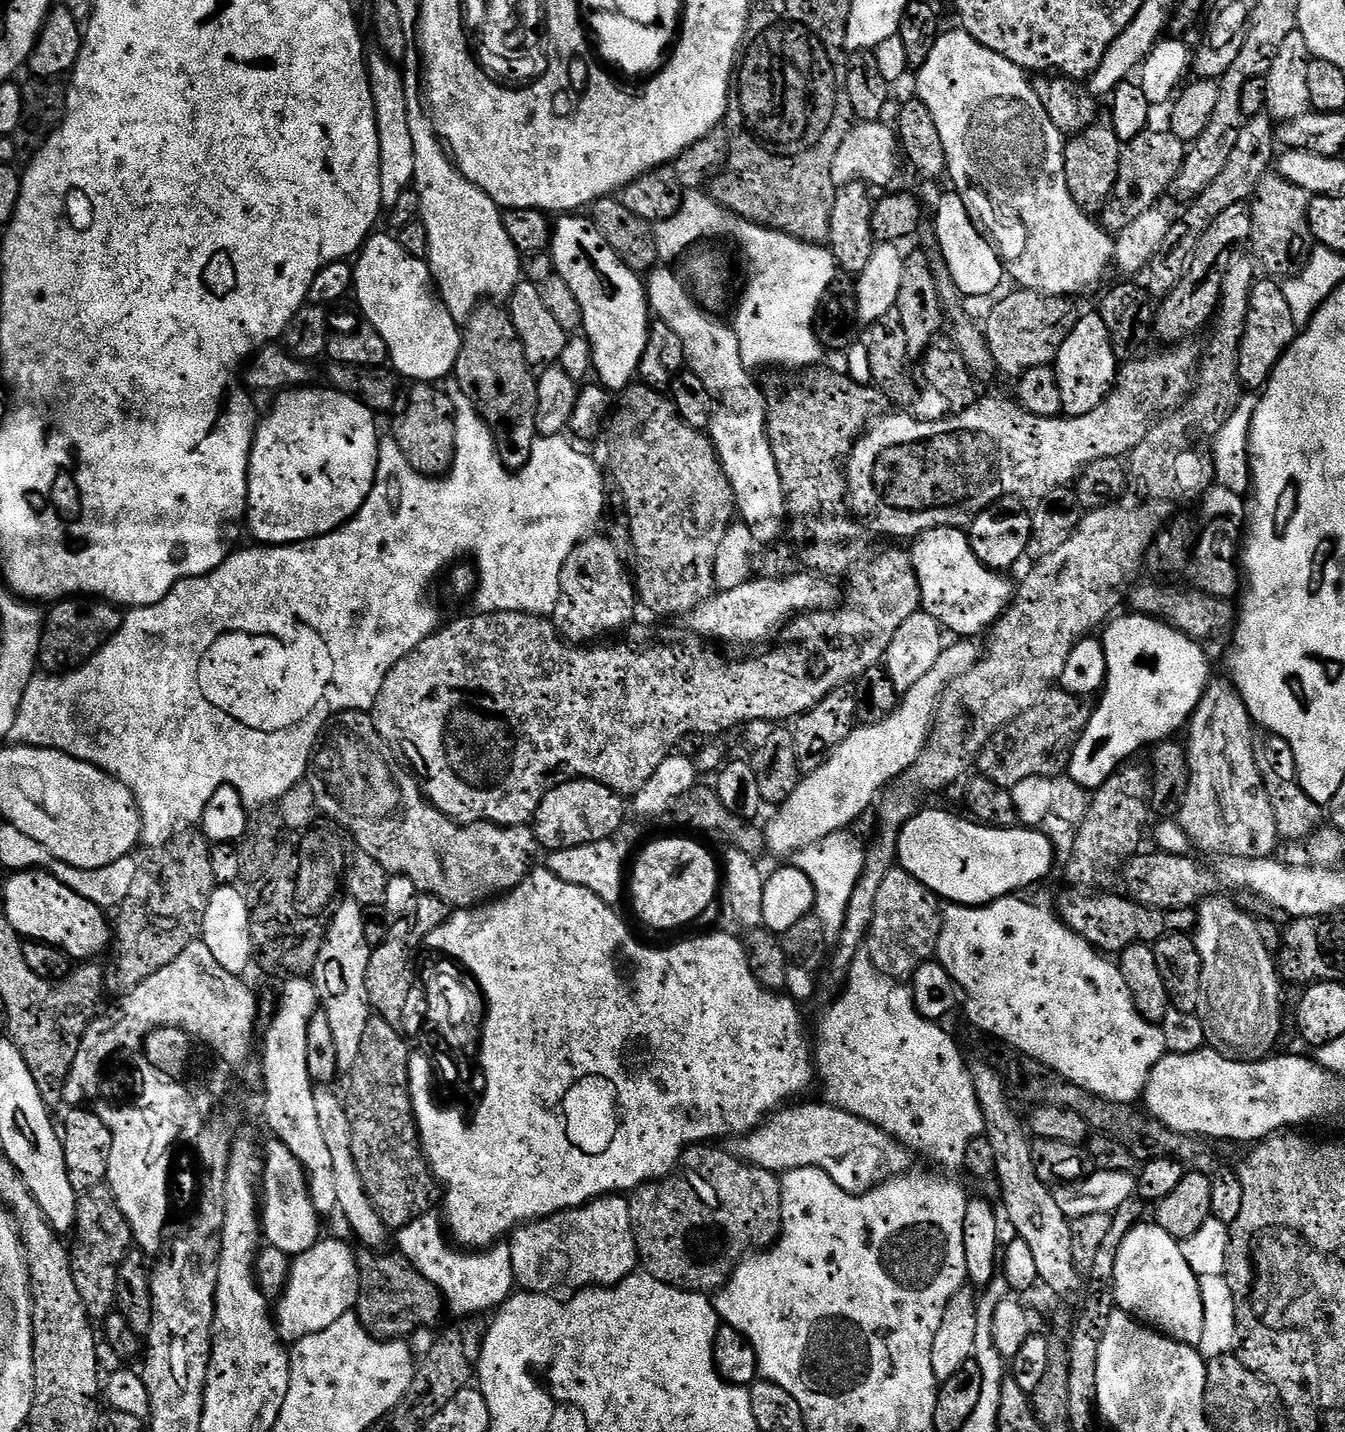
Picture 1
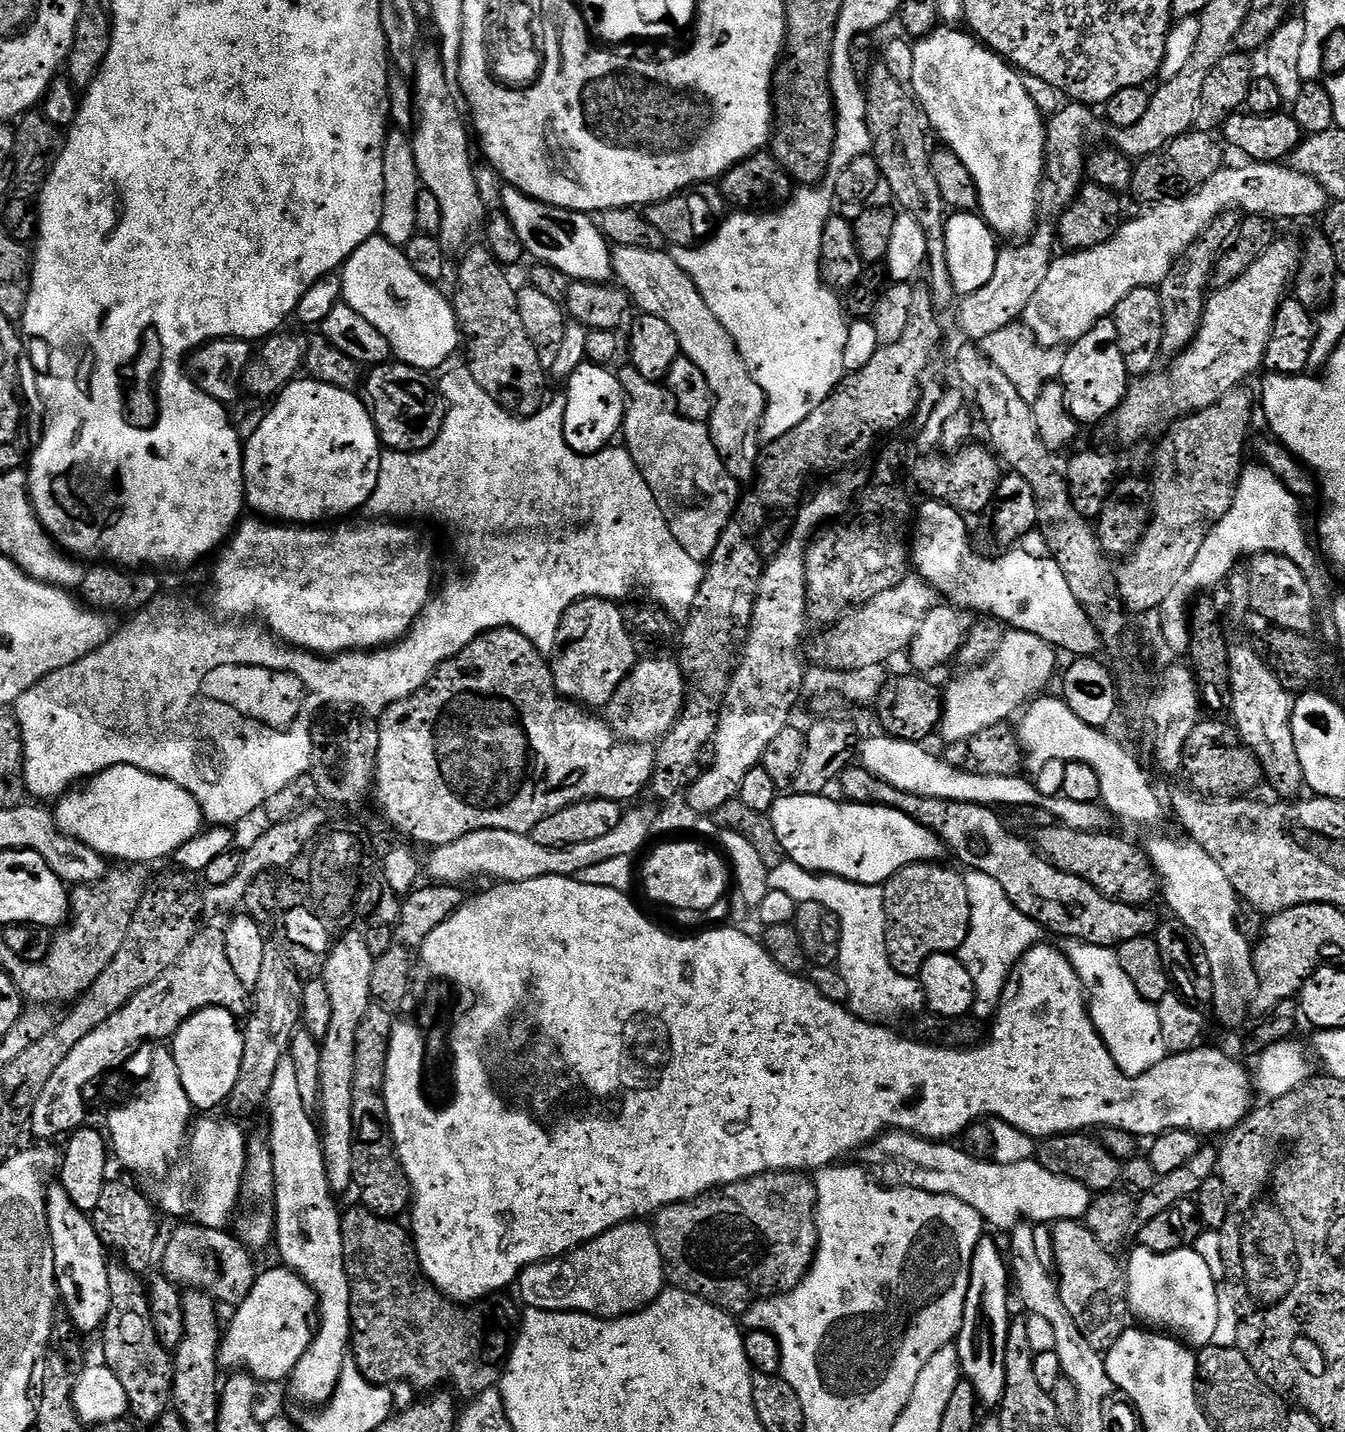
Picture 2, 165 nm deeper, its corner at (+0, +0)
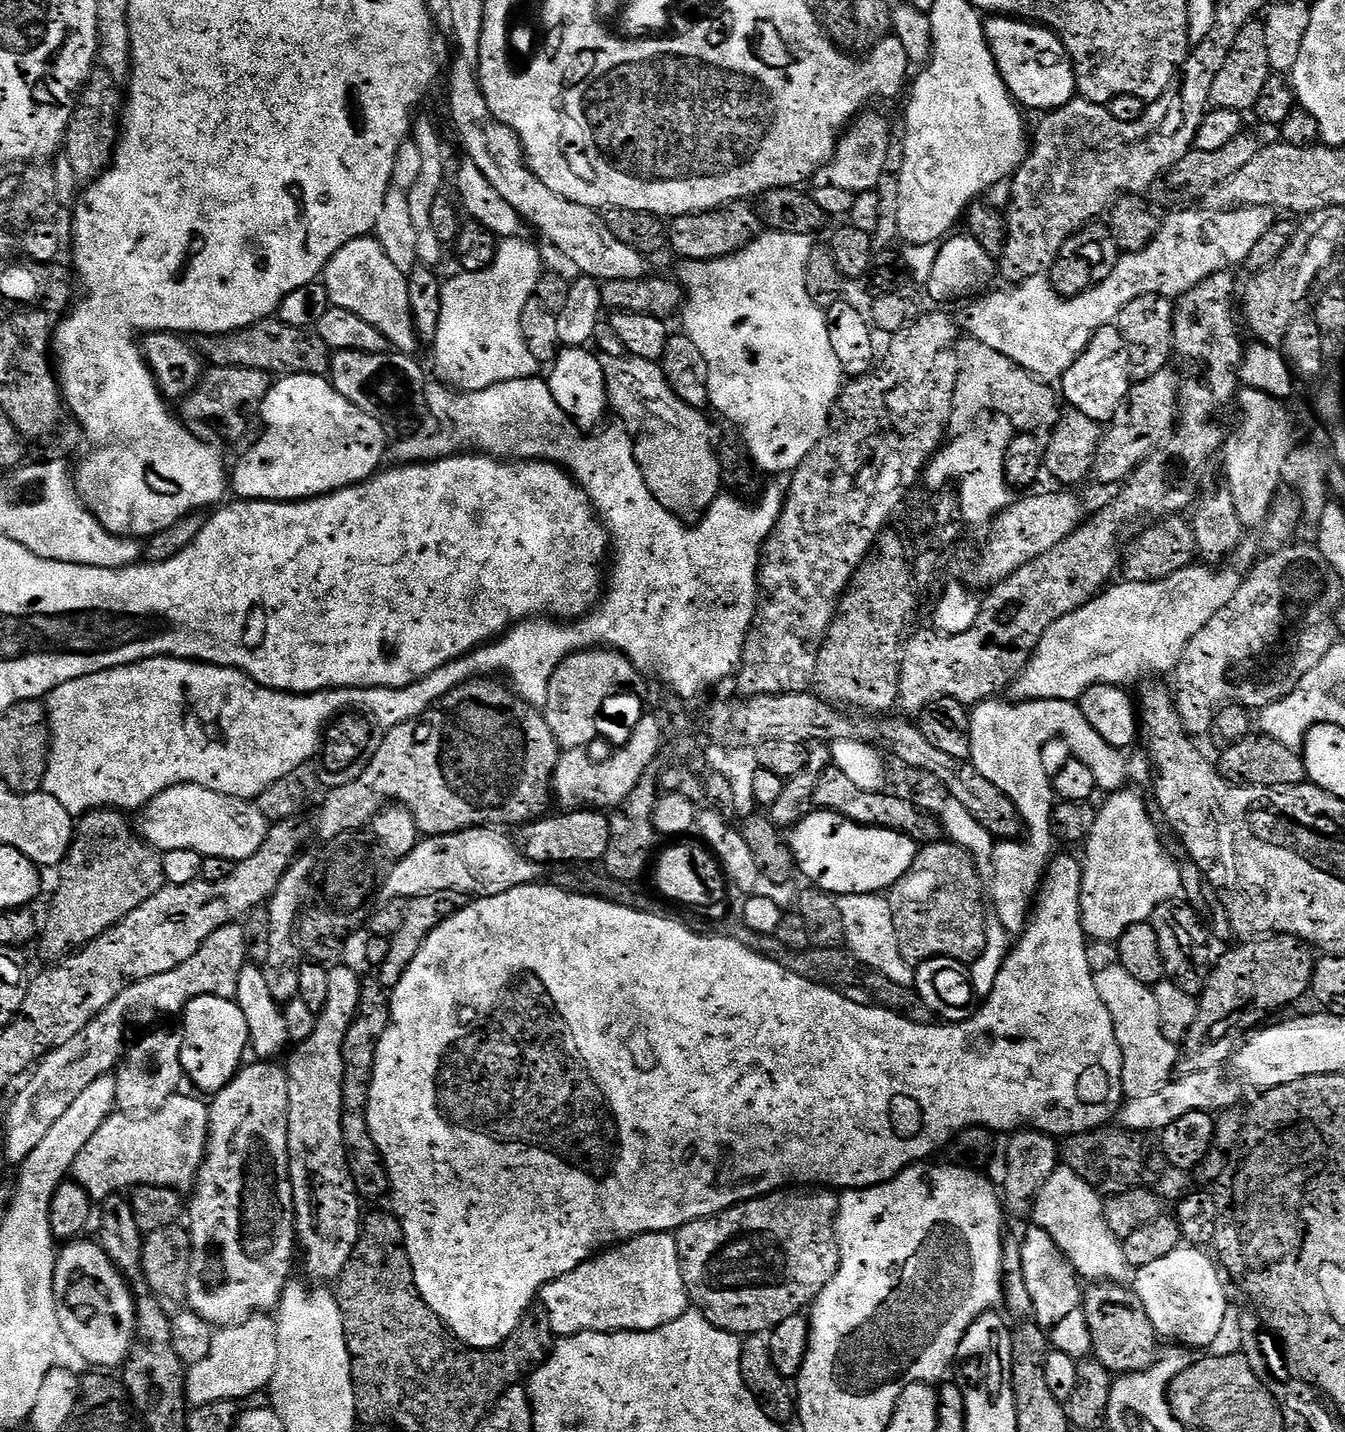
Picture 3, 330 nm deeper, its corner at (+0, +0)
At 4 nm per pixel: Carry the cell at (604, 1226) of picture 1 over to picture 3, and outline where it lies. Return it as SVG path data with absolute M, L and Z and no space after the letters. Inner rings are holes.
M647 1232L597 1252L570 1274L542 1286L539 1307L545 1308L557 1338L583 1332L649 1332L689 1311L676 1237L671 1232Z

